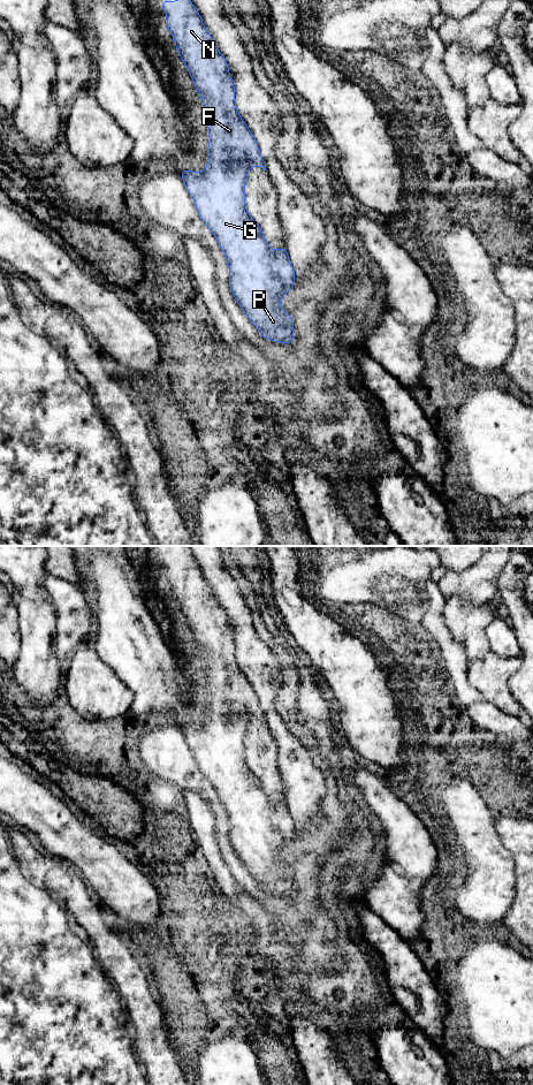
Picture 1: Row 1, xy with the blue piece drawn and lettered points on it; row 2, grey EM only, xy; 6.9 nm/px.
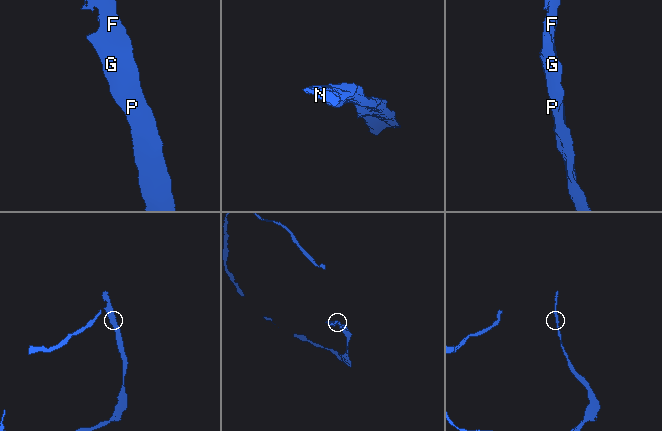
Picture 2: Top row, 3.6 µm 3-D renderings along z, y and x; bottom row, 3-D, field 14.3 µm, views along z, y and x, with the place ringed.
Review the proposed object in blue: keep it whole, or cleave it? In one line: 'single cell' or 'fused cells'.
single cell

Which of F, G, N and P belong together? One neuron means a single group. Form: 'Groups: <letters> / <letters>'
Groups: F G N P

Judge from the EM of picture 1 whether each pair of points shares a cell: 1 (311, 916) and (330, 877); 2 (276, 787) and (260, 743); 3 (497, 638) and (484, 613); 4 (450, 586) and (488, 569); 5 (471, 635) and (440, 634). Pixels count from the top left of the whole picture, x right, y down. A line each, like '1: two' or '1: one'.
1: two
2: one
3: one
4: one
5: two

